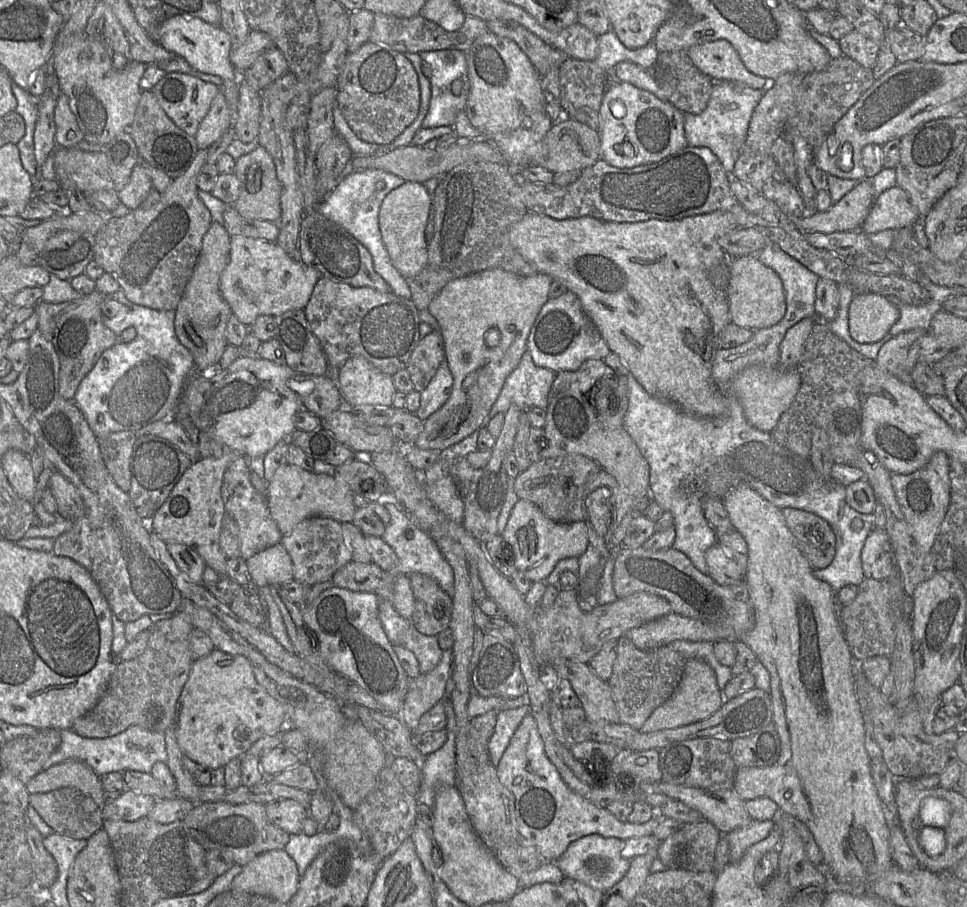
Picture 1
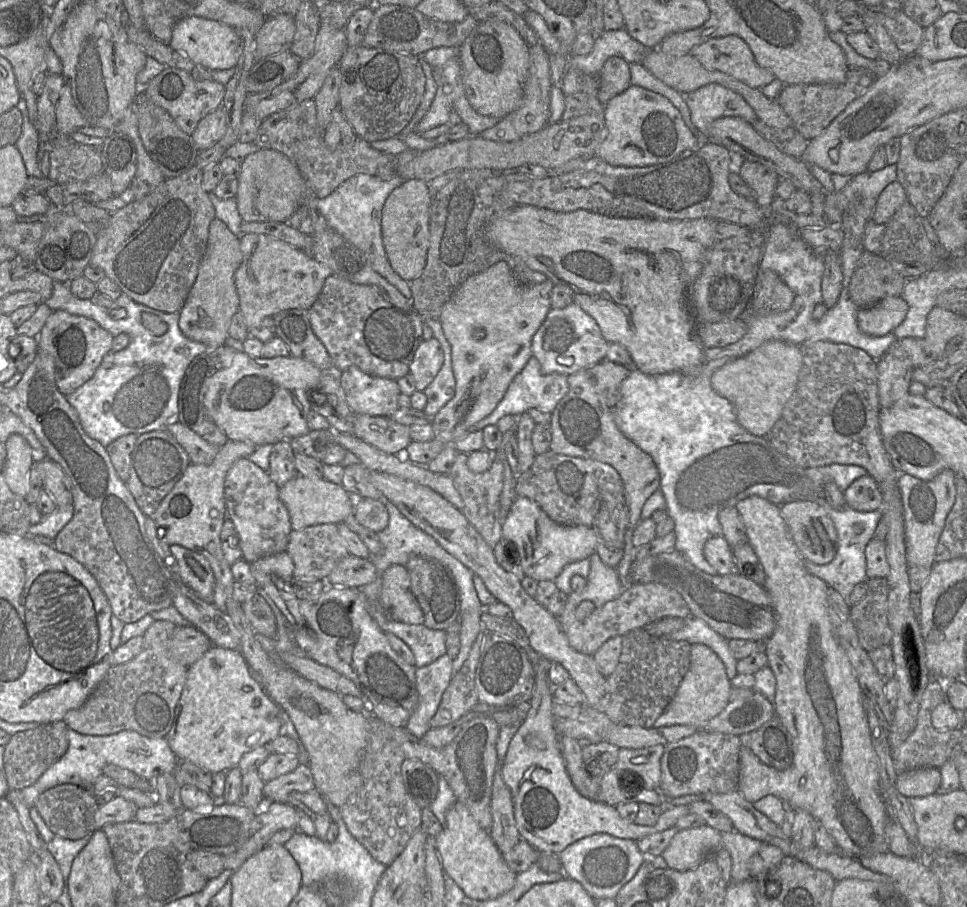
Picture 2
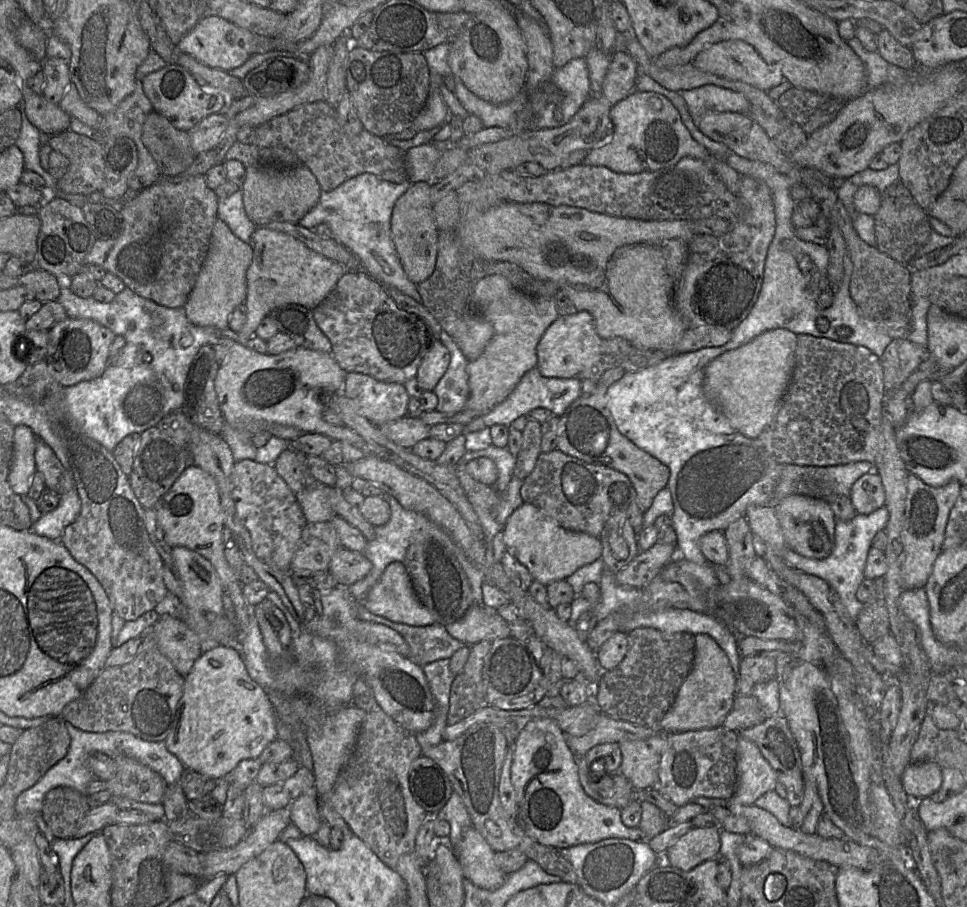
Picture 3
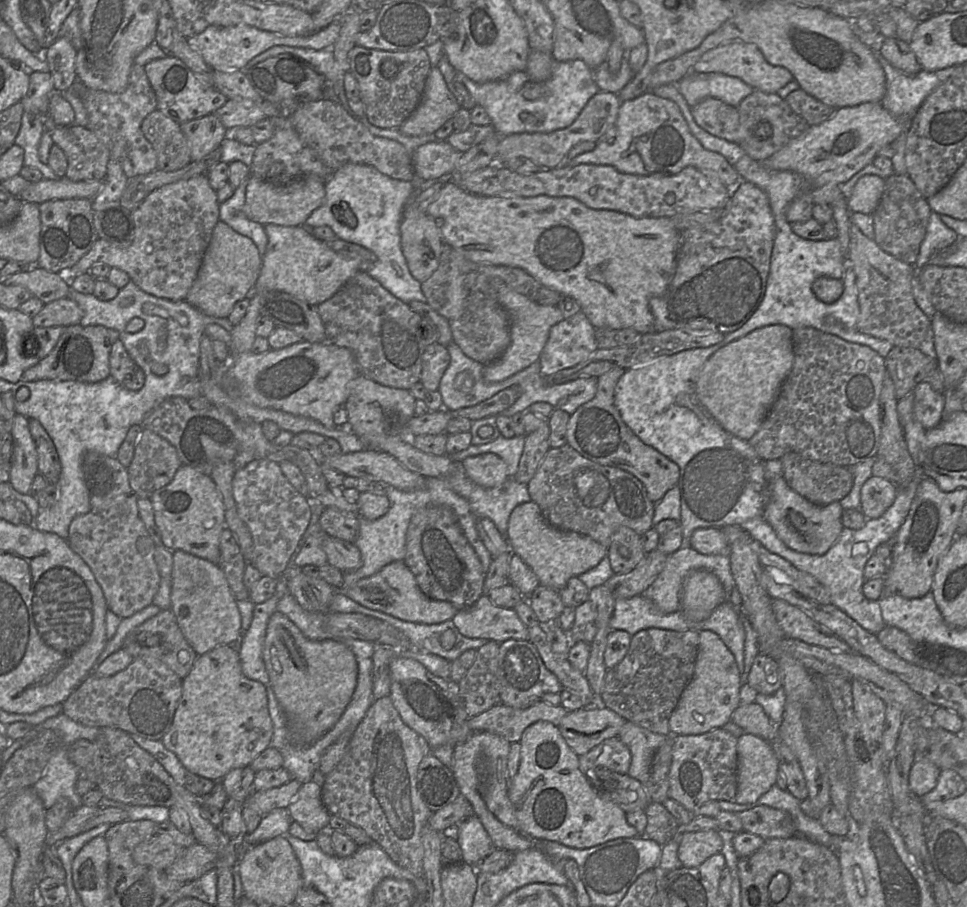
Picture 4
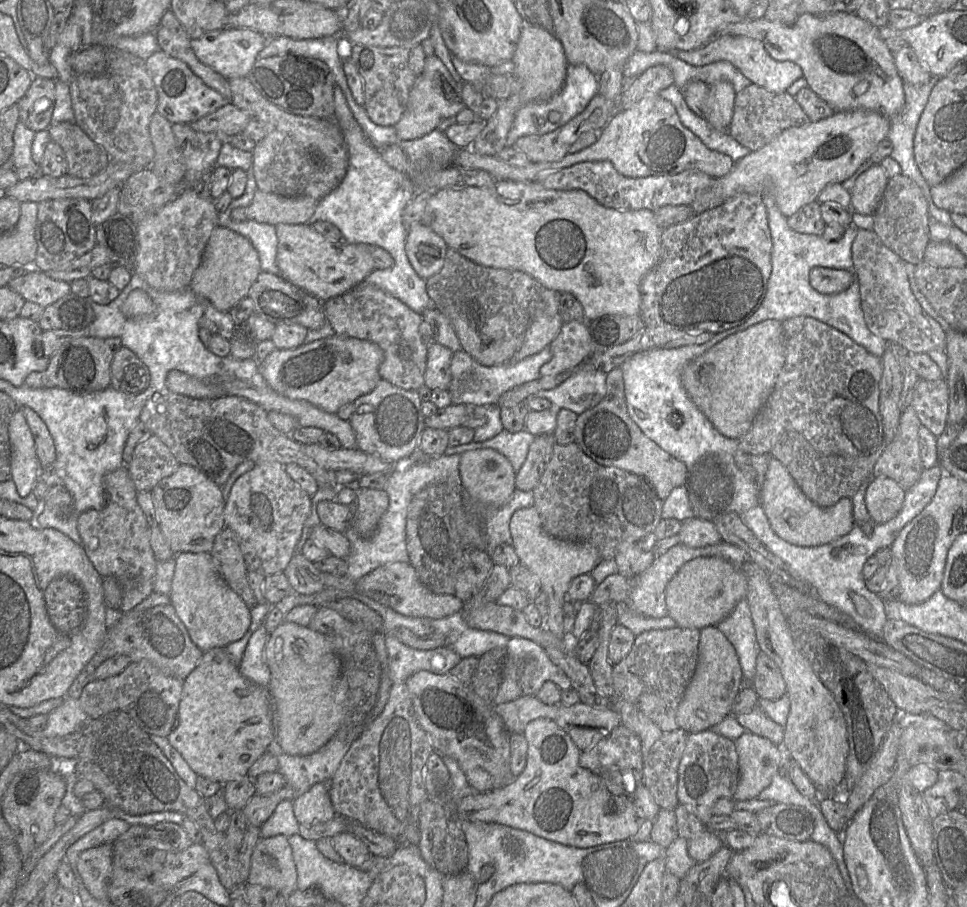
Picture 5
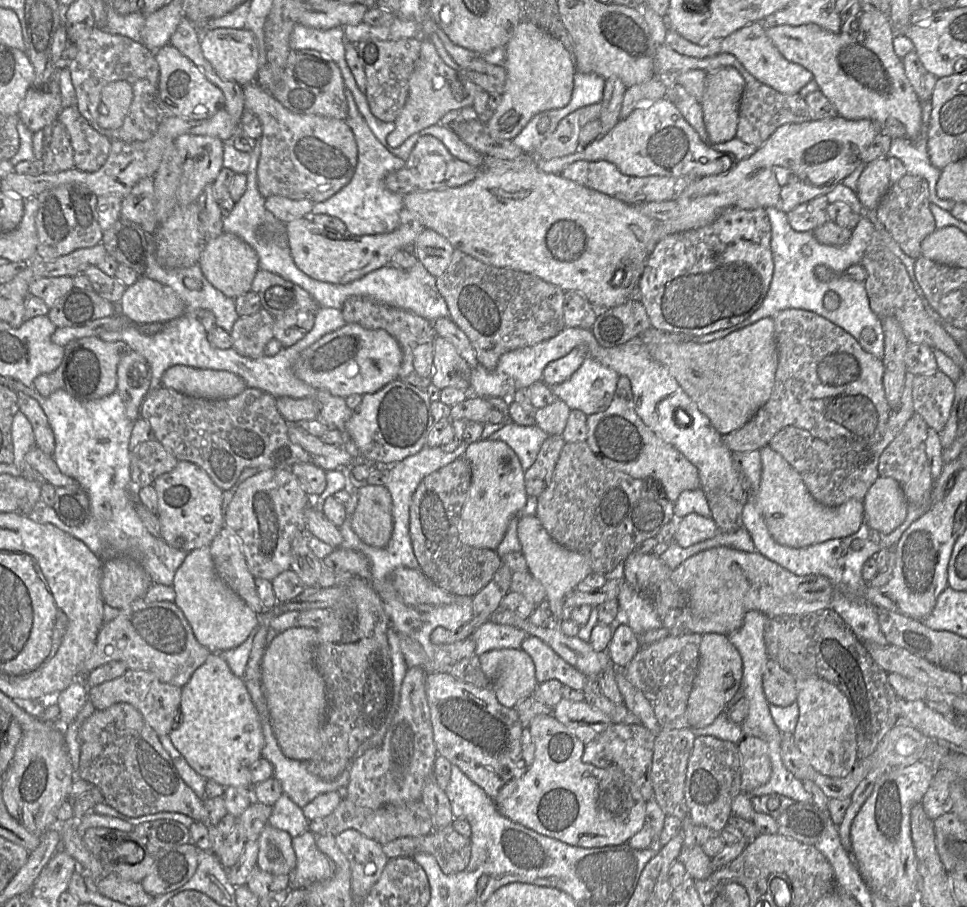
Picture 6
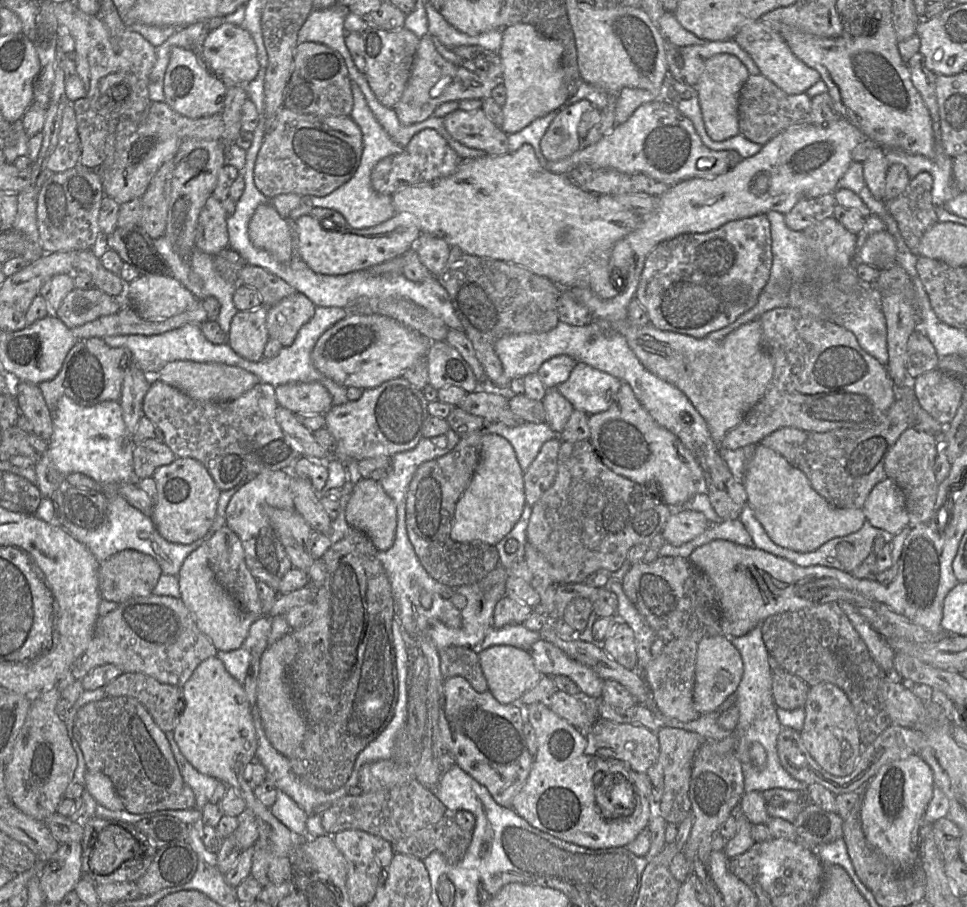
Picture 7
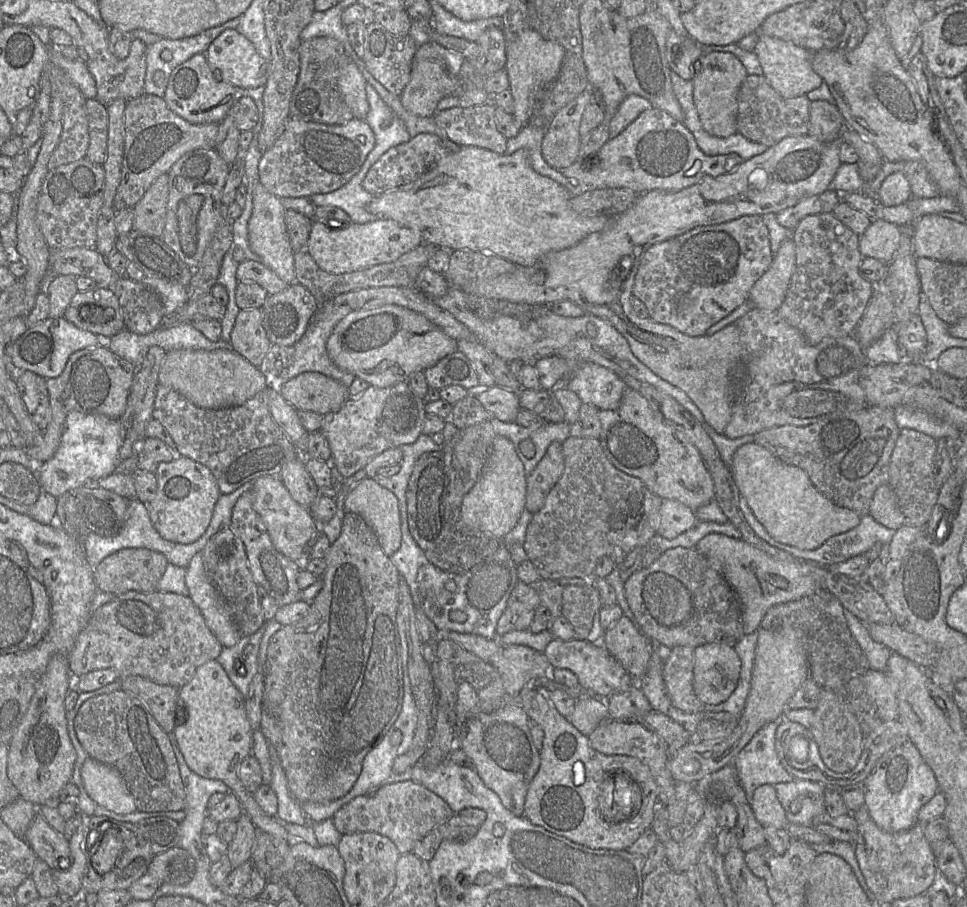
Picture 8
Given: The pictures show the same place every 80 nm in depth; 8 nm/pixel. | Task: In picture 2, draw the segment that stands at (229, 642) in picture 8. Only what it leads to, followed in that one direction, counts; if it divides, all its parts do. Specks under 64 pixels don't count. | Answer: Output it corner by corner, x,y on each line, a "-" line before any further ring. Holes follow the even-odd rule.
177,544
169,545
169,550
176,561
179,580
202,600
214,602
215,577
207,559

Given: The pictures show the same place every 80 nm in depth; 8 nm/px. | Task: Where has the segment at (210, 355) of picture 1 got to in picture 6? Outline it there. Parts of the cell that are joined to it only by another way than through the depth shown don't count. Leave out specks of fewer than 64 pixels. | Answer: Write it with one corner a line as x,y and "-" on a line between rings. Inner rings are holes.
227,232
208,241
199,264
207,281
224,295
233,299
251,291
254,277
260,269
256,251
240,237

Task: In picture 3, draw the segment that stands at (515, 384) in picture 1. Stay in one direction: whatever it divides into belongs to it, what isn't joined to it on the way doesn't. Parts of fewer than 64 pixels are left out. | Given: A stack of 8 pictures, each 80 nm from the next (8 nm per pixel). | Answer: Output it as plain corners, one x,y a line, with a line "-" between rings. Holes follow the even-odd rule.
533,367
522,376
502,403
495,406
490,413
481,415
467,424
464,435
469,432
480,431
495,424
509,426
518,417
528,416
533,409
539,407
546,408
554,415
561,416
580,397
581,391
582,381
578,378
547,378
541,375
537,367

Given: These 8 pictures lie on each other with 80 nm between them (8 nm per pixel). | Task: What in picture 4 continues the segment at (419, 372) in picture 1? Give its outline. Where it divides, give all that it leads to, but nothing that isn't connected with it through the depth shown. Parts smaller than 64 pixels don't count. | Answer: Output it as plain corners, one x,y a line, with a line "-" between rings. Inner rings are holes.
435,342
423,354
420,382
428,391
438,390
441,378
450,363
450,354
445,346

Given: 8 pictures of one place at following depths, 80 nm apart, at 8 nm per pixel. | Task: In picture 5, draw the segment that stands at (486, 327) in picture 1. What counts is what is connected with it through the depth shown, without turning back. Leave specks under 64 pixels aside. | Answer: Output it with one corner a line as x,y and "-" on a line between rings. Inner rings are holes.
561,315
535,319
528,329
521,348
513,356
512,361
520,361
539,353
557,337
564,324

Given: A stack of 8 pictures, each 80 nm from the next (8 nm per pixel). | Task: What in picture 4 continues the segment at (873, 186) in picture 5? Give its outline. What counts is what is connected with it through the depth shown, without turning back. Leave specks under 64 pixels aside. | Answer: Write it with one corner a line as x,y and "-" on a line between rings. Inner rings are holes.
873,174
861,177
847,201
850,212
859,212
866,215
873,214
884,192
885,180

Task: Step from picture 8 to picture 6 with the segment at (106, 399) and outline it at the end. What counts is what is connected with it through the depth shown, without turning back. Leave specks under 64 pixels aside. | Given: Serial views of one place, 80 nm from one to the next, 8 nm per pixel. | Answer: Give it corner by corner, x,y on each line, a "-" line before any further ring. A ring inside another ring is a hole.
98,336
73,340
64,346
64,356
59,367
49,374
37,376
33,387
45,397
60,389
80,401
106,397
117,391
117,366
131,351
125,342
106,342

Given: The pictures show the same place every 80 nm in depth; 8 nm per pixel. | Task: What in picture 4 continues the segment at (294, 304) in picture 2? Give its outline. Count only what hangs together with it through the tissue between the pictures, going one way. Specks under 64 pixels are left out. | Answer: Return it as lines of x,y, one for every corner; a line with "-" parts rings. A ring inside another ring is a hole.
264,225
268,237
262,266
249,296
249,307
244,318
230,332
229,349
232,356
251,352
256,336
256,327
262,316
264,299
270,291
288,293
312,305
319,305
331,298
359,270
362,258
349,259
332,250
327,241
315,237
311,230
302,226

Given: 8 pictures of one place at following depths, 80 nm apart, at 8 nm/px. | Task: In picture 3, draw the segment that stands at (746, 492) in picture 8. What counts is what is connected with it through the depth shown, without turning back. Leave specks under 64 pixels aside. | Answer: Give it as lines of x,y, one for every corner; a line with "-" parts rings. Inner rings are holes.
795,494
780,501
775,512
788,548
812,559
825,559
832,553
837,519
827,499

